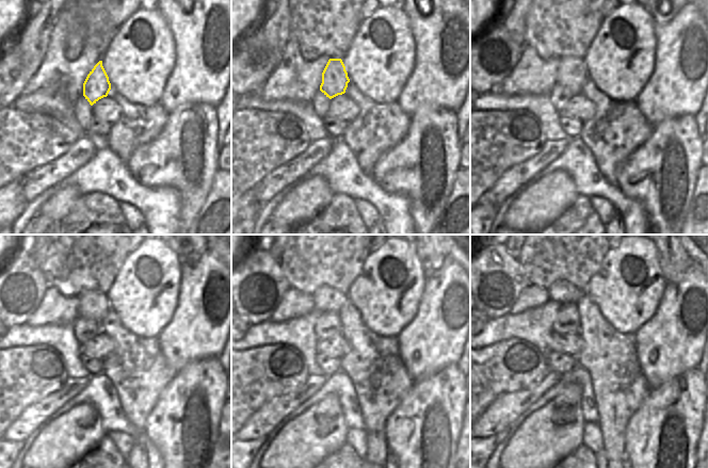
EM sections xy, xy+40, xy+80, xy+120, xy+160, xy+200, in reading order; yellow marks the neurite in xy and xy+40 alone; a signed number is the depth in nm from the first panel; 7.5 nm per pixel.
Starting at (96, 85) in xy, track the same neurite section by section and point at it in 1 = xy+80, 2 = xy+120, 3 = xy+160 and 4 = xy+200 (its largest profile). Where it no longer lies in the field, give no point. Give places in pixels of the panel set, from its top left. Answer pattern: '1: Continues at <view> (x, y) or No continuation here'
1: Continues at xy+80 (572, 75)
2: Continues at xy+120 (94, 305)
3: Continues at xy+160 (327, 300)
4: Continues at xy+200 (561, 291).

